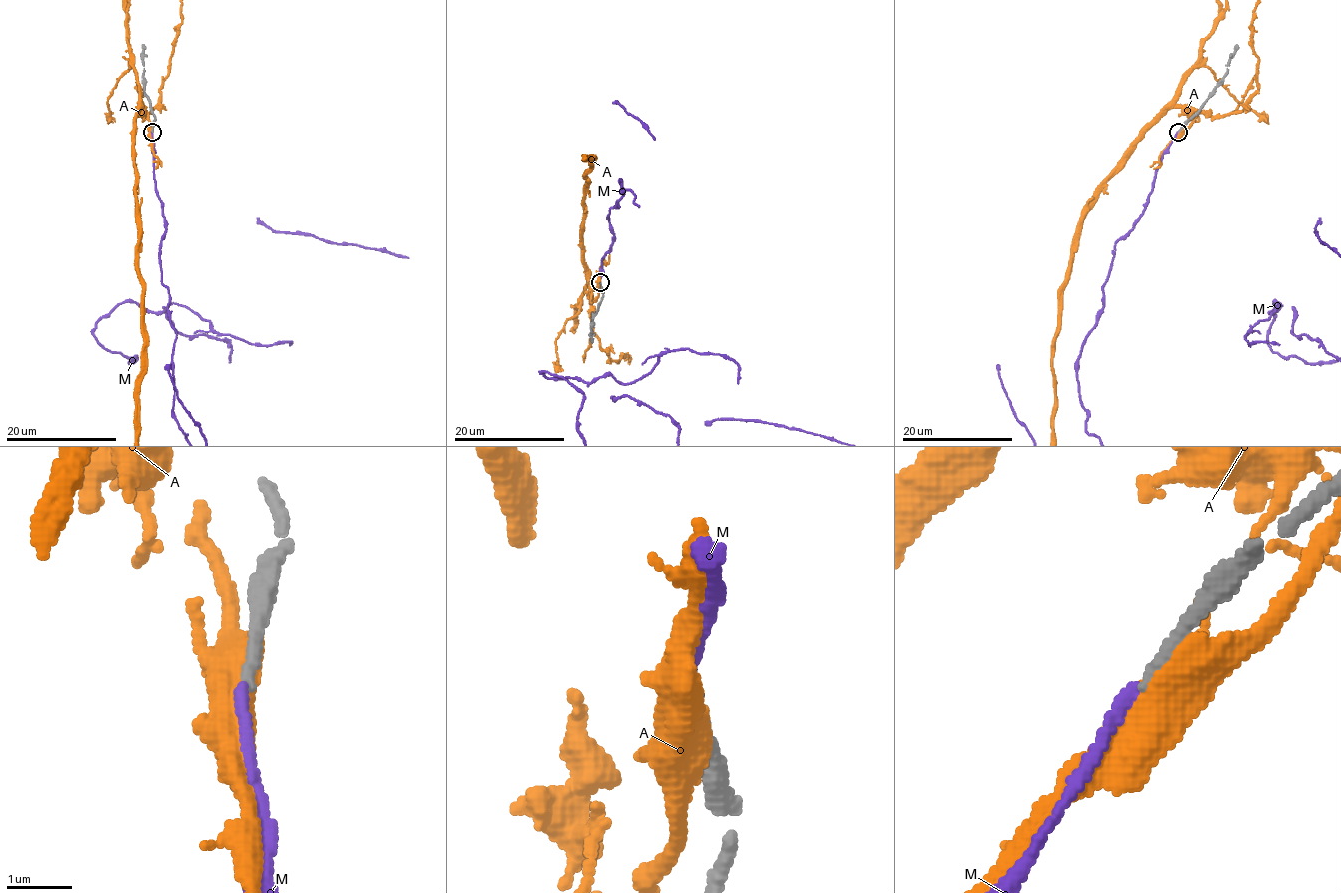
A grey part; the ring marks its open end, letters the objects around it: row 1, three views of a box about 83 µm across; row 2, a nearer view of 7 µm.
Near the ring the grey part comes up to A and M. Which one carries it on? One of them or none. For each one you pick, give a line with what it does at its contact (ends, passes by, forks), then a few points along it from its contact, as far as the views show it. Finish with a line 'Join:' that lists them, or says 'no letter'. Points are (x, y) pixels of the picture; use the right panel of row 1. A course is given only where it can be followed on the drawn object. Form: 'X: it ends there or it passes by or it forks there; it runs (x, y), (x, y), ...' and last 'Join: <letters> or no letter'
M: it ends there
Join: M

